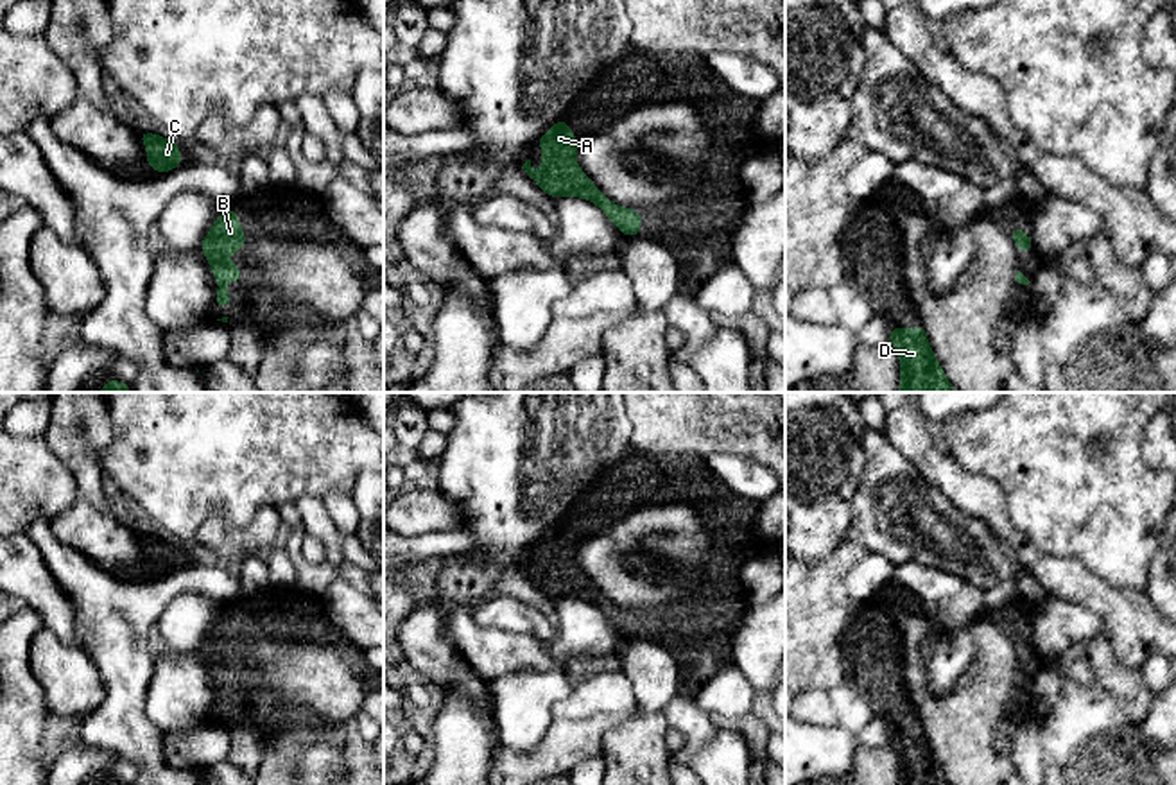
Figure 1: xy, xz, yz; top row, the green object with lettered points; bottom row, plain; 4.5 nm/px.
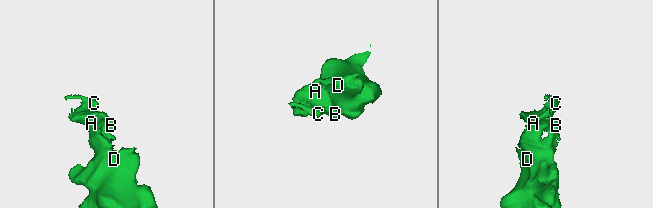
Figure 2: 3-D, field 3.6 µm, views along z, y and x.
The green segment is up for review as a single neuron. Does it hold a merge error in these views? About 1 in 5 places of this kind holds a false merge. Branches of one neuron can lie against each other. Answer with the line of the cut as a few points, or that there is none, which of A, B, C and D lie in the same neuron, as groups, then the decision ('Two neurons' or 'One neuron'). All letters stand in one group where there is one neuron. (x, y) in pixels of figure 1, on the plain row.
No split. Groups: A B C D. One neuron

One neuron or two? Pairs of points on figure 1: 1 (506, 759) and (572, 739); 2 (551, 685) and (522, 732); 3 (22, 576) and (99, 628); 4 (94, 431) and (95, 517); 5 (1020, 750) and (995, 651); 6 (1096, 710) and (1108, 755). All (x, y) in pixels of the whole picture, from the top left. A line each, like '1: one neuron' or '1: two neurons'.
1: one neuron
2: one neuron
3: two neurons
4: one neuron
5: two neurons
6: one neuron

